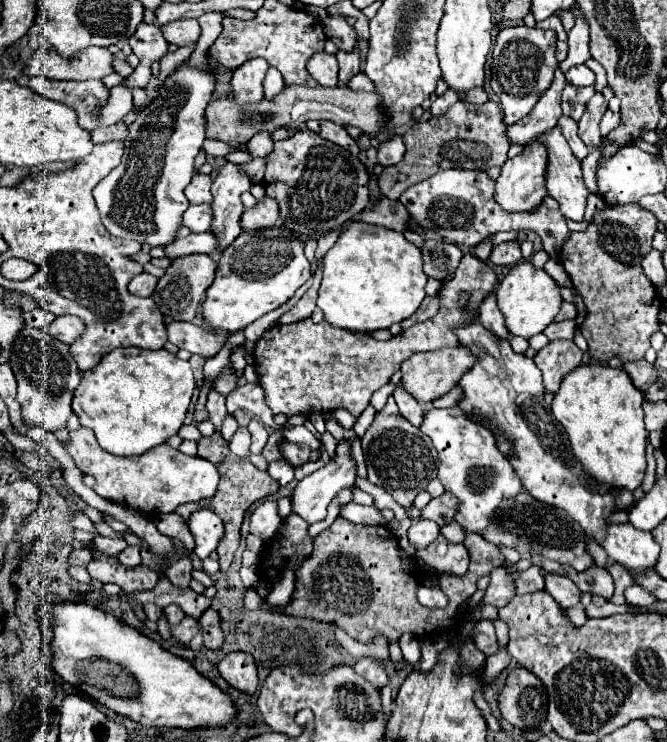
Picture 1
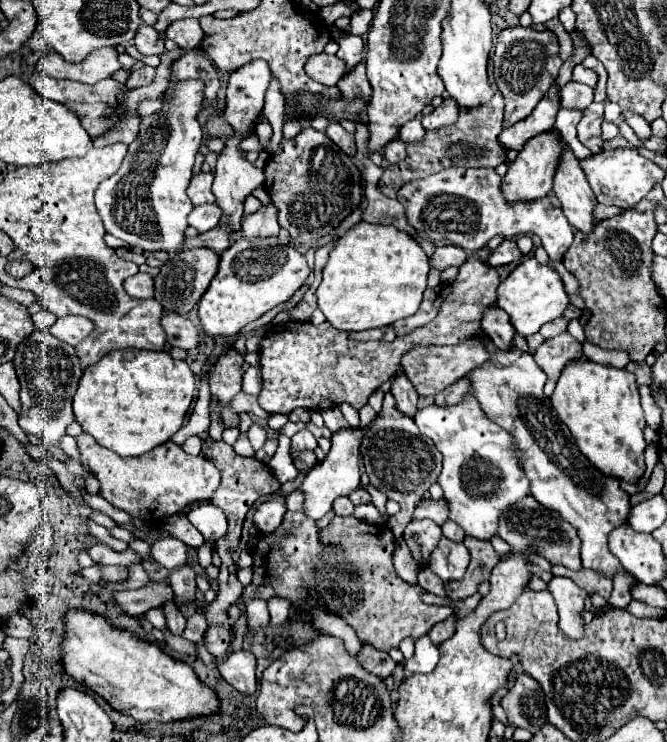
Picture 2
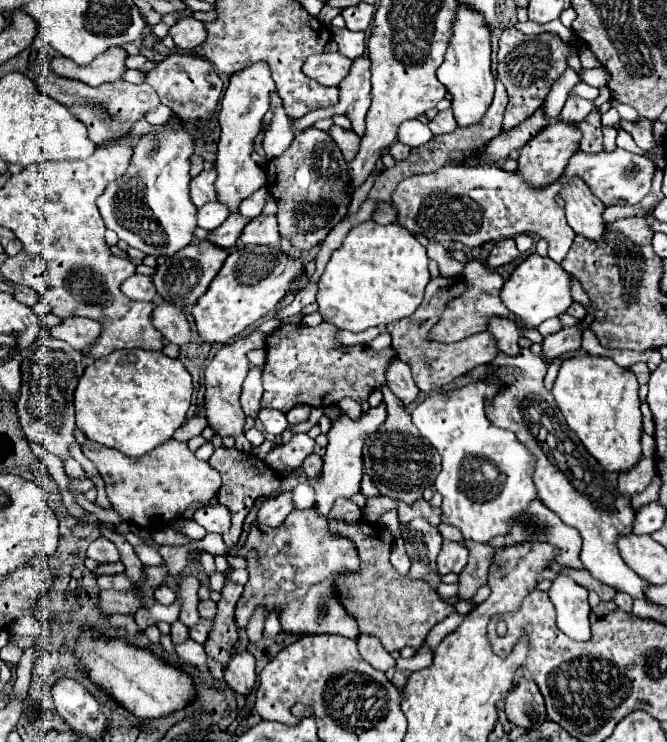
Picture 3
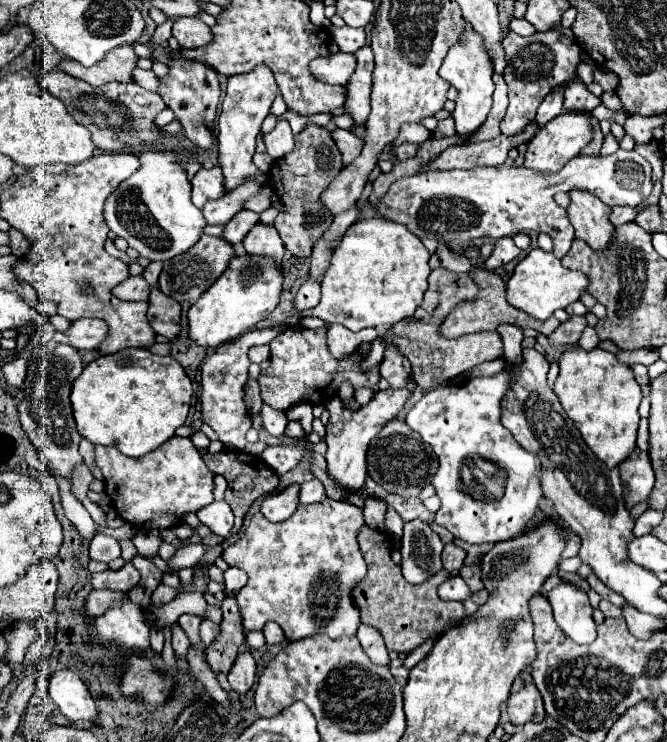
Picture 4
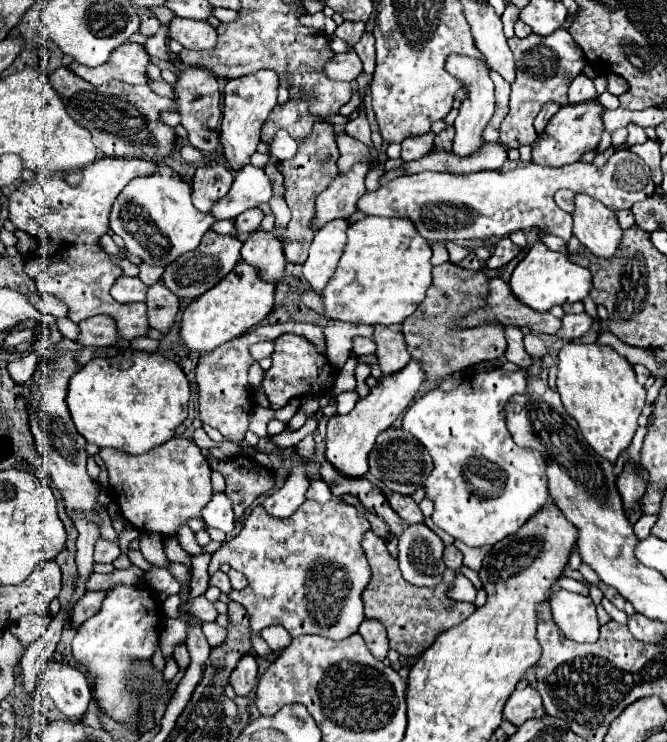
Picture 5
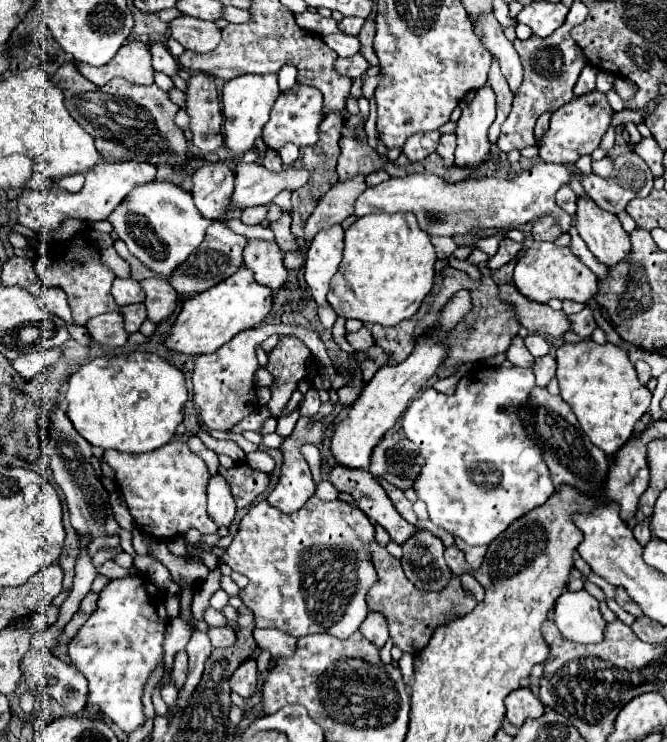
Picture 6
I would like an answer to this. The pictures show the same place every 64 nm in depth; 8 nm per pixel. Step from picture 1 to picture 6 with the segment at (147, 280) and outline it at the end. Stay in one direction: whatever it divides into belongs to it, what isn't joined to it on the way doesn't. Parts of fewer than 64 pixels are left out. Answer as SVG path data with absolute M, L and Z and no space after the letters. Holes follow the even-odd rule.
M116 278L112 284L112 294L118 306L128 306L128 304L140 304L144 302L144 290L140 288L140 284L132 278Z

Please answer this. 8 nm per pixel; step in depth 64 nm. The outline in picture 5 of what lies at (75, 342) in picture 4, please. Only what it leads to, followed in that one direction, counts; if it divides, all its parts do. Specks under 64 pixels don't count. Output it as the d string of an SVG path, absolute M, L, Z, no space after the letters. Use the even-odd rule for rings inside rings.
M92 316L80 324L80 338L82 346L116 346L126 348L128 342L120 340L116 332L116 322L110 316Z

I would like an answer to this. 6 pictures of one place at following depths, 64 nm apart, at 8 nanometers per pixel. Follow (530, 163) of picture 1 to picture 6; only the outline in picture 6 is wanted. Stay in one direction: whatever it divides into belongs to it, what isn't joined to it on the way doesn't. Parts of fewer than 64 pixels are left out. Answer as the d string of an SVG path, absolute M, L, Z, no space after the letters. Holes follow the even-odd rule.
M592 90L584 96L578 96L578 98L570 100L568 104L564 104L562 108L558 108L552 114L550 128L538 144L540 158L544 162L564 164L564 162L576 162L584 154L592 154L598 148L602 136L612 126L612 116L614 116L614 110L610 108L604 92Z

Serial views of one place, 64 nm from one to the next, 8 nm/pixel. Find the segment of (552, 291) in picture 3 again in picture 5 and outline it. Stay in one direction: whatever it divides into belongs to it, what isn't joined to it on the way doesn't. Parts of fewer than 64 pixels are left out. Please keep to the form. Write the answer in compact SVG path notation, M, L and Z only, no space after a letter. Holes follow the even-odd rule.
M538 240L514 268L510 288L520 302L538 312L546 312L552 308L552 304L584 300L592 290L592 272L584 266L572 264L566 252L552 252L546 248L544 242Z

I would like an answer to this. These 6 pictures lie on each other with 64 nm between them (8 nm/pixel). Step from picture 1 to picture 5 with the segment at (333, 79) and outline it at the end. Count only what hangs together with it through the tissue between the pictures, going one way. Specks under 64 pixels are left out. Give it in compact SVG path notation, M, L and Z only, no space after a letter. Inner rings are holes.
M346 52L346 54L336 54L326 66L324 72L334 78L334 80L346 80L352 82L360 74L360 58L356 52Z

